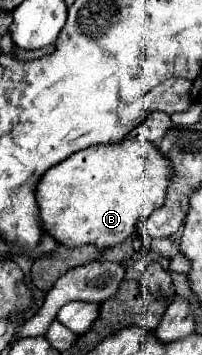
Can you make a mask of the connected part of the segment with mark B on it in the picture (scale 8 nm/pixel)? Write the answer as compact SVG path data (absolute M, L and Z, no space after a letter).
M125 136L121 142L115 144L89 146L81 152L75 152L65 162L53 166L53 170L49 170L49 174L45 174L45 178L41 180L41 186L37 186L37 202L41 210L43 230L55 236L59 242L65 242L67 246L95 244L99 248L113 248L133 234L139 220L149 218L153 210L163 206L173 176L173 164L149 140Z

